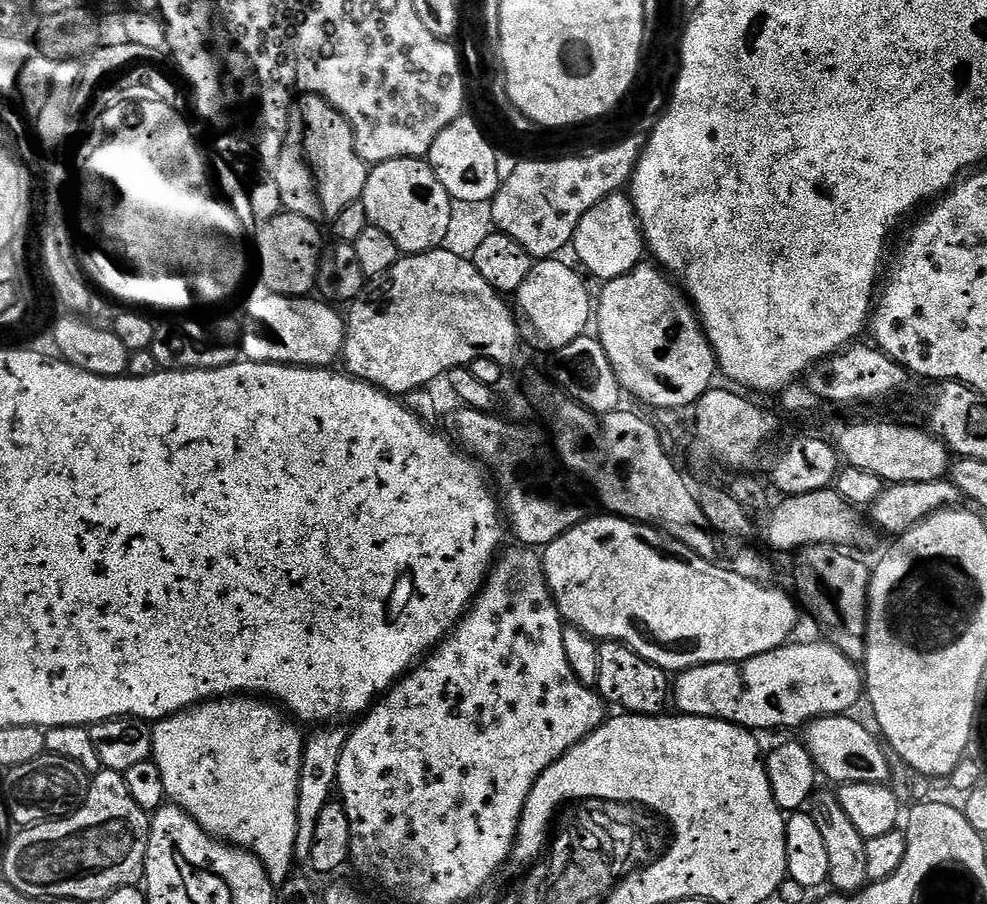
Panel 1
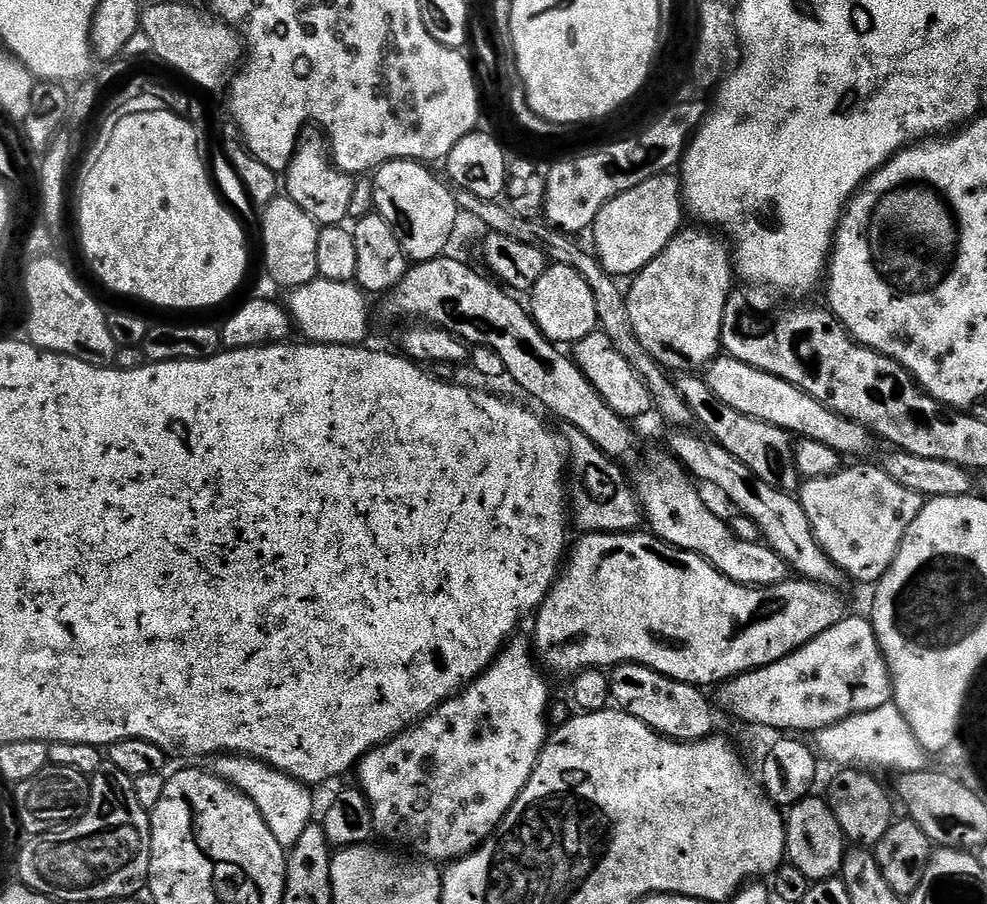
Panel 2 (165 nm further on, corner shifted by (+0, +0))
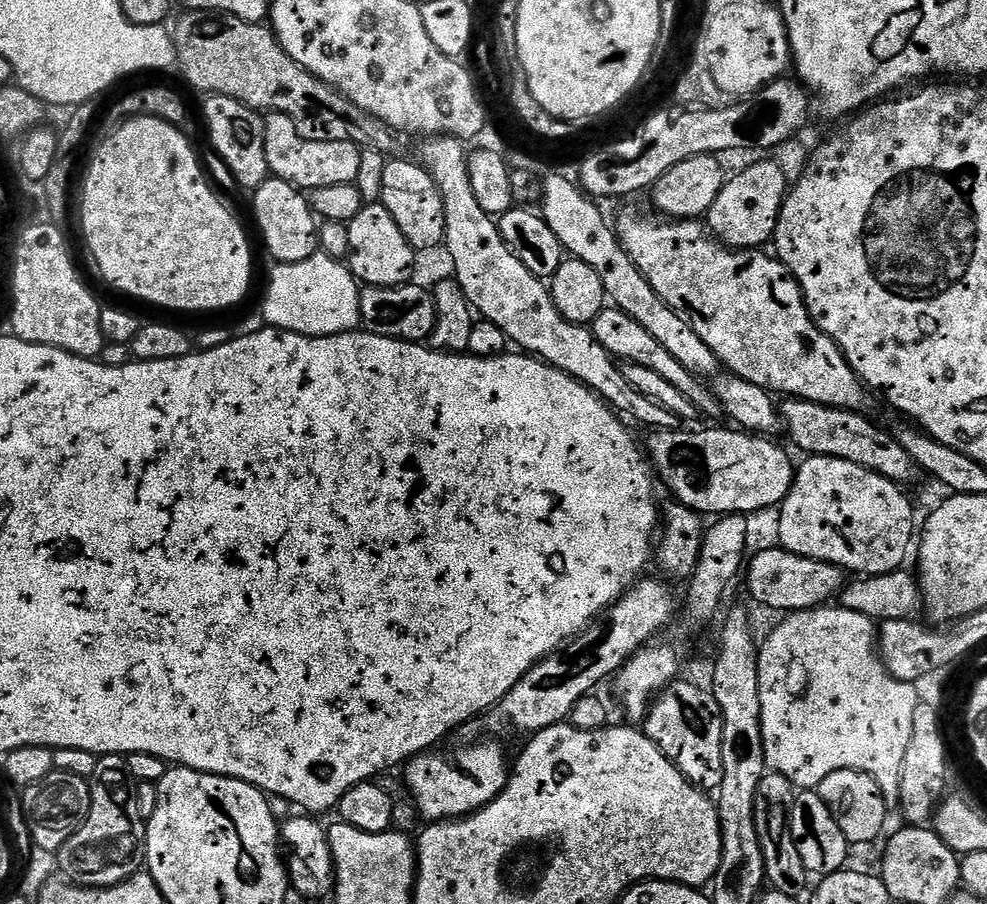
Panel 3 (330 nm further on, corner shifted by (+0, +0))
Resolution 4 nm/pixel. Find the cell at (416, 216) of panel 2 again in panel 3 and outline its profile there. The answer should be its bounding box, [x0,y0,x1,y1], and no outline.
[379,158,444,249]

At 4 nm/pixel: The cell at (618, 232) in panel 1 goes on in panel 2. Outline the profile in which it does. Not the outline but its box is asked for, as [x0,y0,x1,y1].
[590,174,686,278]

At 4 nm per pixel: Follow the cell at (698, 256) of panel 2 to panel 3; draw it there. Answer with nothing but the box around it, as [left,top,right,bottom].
[706,160,790,250]

